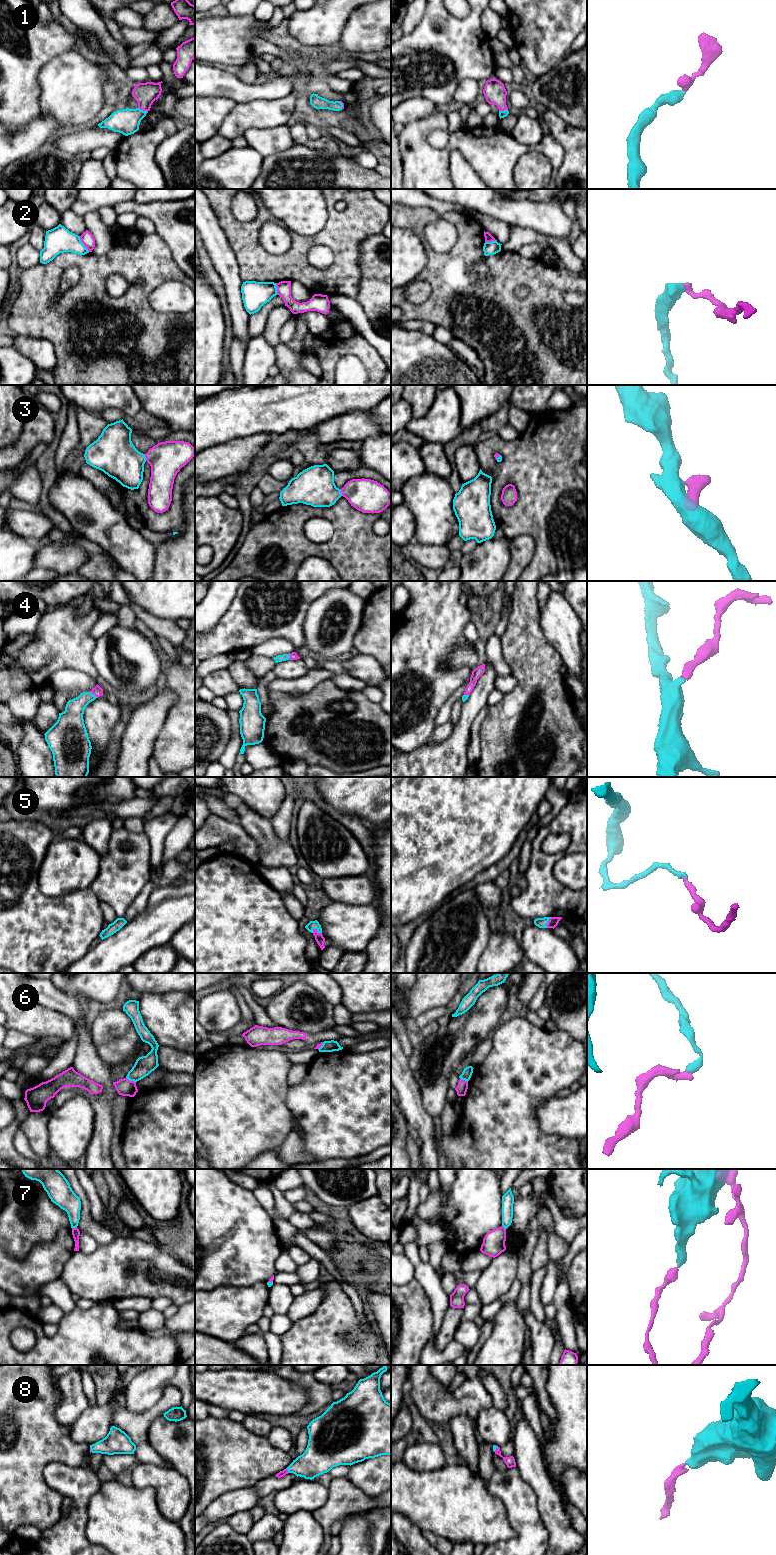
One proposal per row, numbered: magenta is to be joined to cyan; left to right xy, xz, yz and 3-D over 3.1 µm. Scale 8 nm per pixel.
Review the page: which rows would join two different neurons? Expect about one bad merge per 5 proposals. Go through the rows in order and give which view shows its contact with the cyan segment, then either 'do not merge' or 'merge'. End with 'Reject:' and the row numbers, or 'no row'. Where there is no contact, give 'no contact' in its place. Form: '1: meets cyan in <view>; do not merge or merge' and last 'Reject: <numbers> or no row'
1: meets cyan in xy; merge
2: meets cyan in xy; do not merge
3: meets cyan in xy; merge
4: meets cyan in xy; merge
5: meets cyan in xz; merge
6: meets cyan in xy; do not merge
7: meets cyan in xy; do not merge
8: meets cyan in xz; merge
Reject: 2, 6, 7

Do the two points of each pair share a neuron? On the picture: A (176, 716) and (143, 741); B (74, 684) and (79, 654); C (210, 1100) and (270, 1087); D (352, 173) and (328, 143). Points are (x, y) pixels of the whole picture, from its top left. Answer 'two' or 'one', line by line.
A: two
B: two
C: one
D: two

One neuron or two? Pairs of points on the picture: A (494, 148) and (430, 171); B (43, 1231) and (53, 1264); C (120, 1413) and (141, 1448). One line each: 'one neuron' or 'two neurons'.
A: one neuron
B: two neurons
C: one neuron

